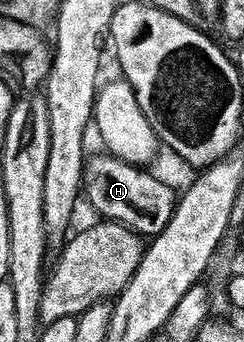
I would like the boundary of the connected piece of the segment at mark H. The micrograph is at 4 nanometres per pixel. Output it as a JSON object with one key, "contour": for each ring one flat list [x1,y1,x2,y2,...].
{"contour":[[112,154,86,157,83,166,82,195,100,213,100,217,116,220,138,235,153,238,163,232,171,220,173,196,163,180,147,173,146,169,128,164]]}

